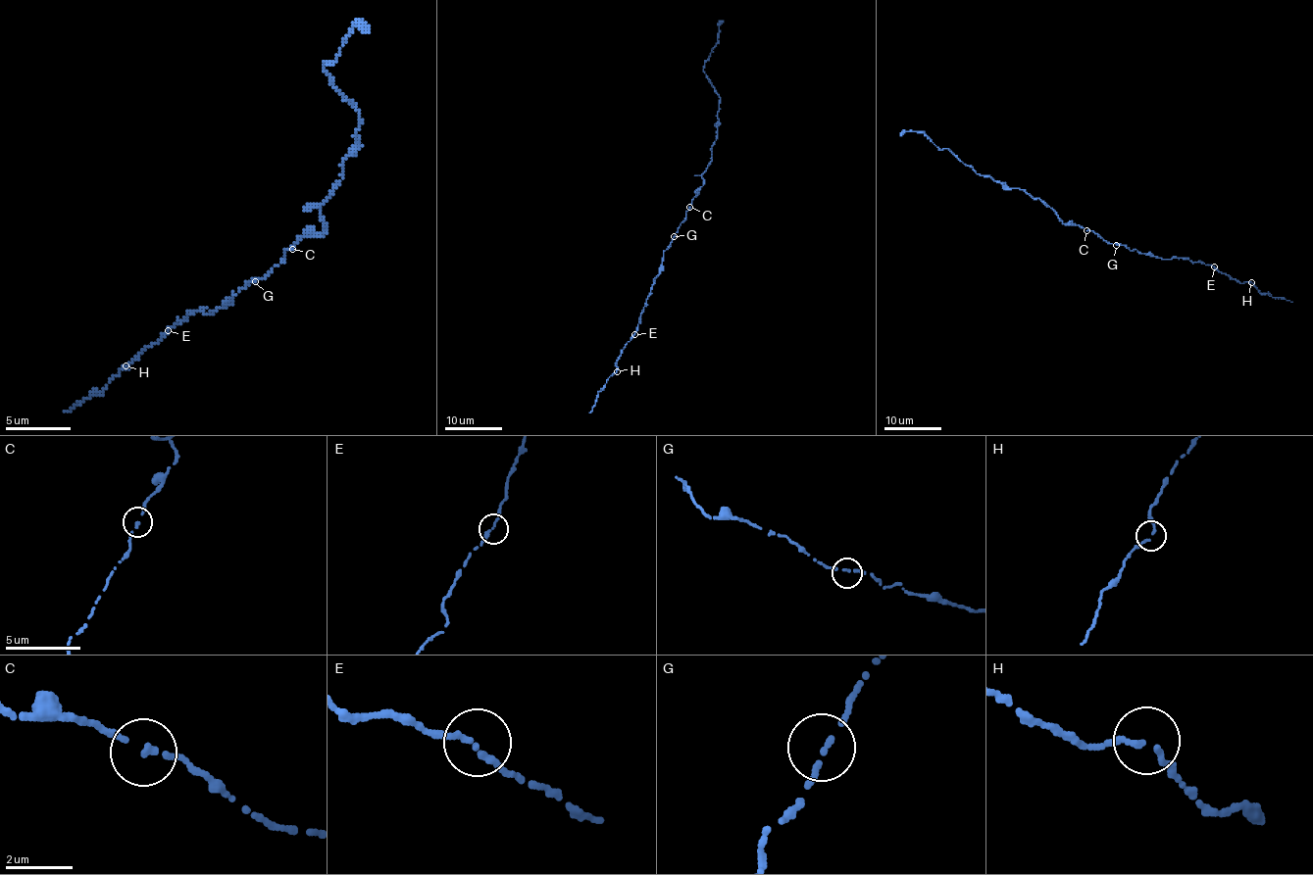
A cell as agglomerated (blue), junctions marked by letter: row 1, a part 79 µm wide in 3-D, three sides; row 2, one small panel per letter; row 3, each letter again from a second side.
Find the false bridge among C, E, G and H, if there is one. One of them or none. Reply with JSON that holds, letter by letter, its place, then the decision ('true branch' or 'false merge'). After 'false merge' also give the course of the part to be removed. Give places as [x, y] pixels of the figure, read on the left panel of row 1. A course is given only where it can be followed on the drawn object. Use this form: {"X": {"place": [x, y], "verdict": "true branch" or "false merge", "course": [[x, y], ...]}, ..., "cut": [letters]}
{"C": {"place": [292, 249], "verdict": "true branch"}, "E": {"place": [168, 330], "verdict": "true branch"}, "G": {"place": [255, 281], "verdict": "true branch"}, "H": {"place": [126, 365], "verdict": "true branch"}, "cut": []}

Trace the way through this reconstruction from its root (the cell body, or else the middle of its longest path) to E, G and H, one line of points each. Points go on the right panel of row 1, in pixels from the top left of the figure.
E: (1094, 233), (1109, 243), (1125, 245), (1131, 251), (1136, 249), (1163, 259), (1186, 258), (1214, 267)
G: (1094, 233), (1116, 245)
H: (1094, 233), (1131, 251), (1163, 259), (1203, 262), (1241, 283), (1251, 282)

